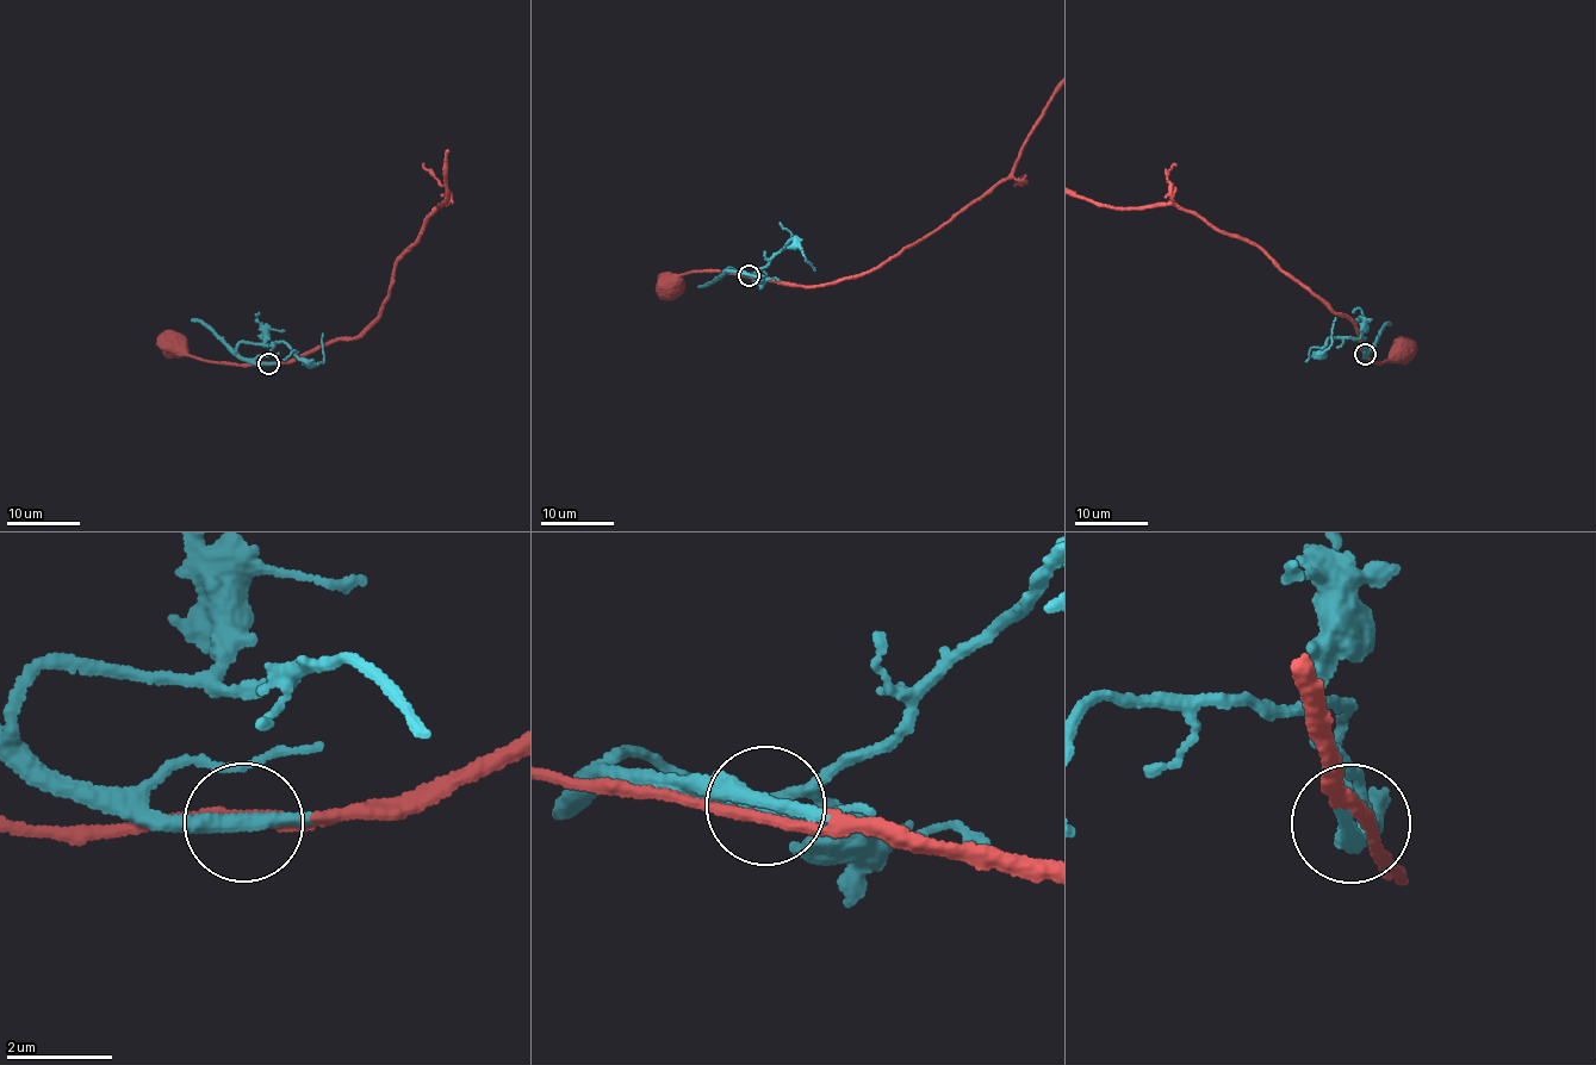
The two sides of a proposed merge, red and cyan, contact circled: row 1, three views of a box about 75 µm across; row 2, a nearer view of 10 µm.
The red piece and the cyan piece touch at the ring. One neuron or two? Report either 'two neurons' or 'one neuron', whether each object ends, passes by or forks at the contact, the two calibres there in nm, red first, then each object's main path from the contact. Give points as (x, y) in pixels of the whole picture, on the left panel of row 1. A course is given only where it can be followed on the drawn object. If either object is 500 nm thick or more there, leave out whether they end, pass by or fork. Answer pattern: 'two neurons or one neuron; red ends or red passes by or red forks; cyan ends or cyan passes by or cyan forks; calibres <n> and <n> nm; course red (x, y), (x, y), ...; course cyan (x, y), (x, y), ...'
one neuron; red passes by; cyan passes by; calibres 200 and 280 nm; course red (267, 362), (203, 361), (188, 356), (174, 343); course cyan (267, 365), (244, 360), (237, 347), (285, 342), (298, 357), (316, 363), (324, 359), (322, 334)

